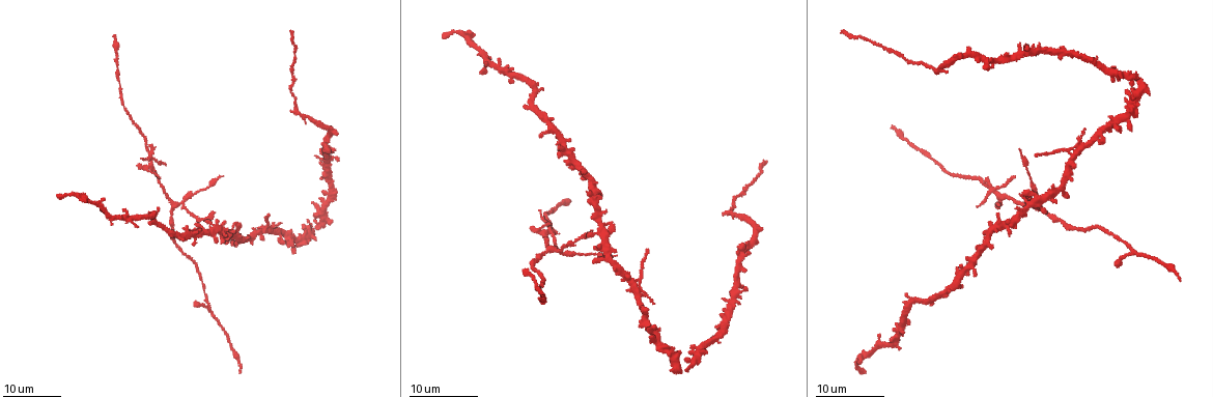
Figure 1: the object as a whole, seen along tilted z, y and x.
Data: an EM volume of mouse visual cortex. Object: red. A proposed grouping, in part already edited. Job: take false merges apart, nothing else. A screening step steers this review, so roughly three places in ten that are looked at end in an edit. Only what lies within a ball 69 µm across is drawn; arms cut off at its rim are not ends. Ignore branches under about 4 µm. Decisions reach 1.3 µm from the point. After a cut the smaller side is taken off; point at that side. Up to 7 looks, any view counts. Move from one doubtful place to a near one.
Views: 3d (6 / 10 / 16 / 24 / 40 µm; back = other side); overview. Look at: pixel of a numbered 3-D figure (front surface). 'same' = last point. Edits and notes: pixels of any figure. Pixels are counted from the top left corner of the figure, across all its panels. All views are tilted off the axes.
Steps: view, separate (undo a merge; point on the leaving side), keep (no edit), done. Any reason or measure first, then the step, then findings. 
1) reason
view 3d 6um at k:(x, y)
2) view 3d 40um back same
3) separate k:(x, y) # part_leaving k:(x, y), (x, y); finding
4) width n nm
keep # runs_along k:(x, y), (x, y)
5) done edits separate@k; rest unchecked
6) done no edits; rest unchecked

small branch off a trunk
view 3d 16um at 1:(636, 281)

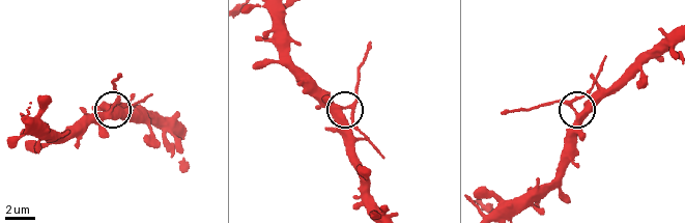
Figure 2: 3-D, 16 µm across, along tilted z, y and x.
closer look
view 3d 10um at 2:(111, 112)

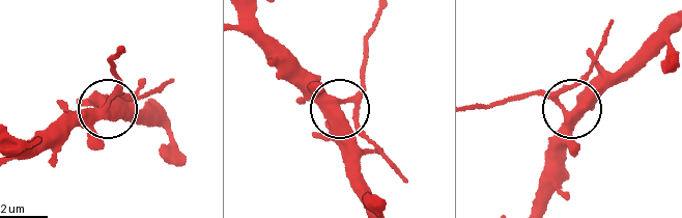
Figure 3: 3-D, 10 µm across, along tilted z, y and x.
width 360 nm
separate 3:(128, 93) # part_leaving 3:(110, 101), (115, 78), (111, 54), (119, 49); a second neuron is stuck on

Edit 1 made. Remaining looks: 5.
view overview

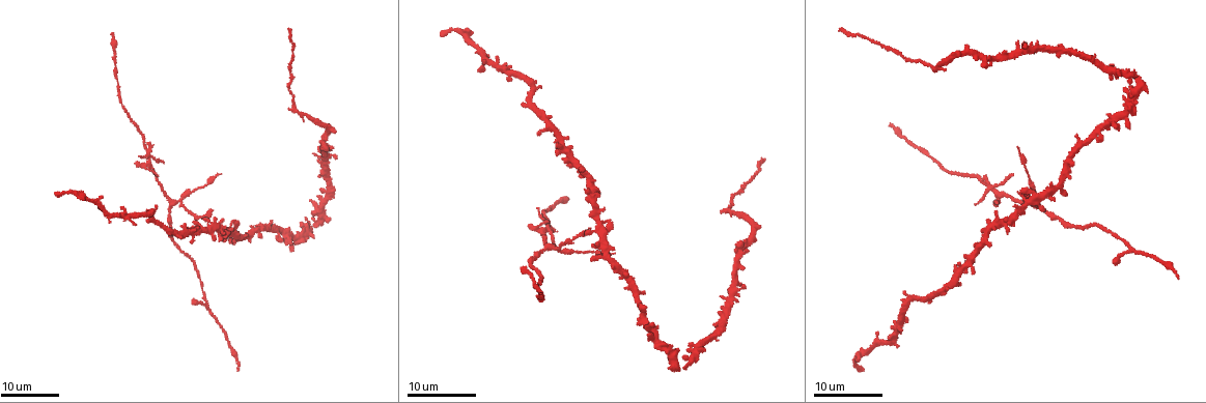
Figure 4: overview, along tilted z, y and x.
arms part here
view 3d 24um at 4:(178, 201)

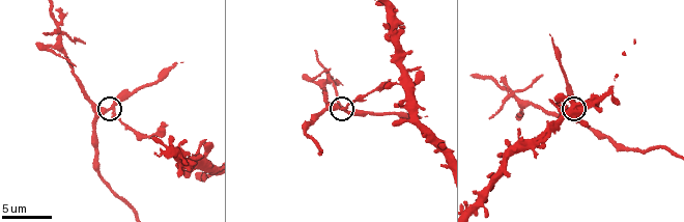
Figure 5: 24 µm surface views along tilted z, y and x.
zoom in
view 3d 10um at 5:(111, 108)

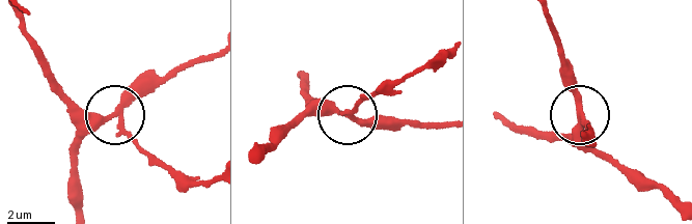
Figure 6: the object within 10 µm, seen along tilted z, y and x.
width 250 nm
separate 6:(137, 145) # two neurons meet here

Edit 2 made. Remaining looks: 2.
done edits separate@3, separate@6; rest unchecked

